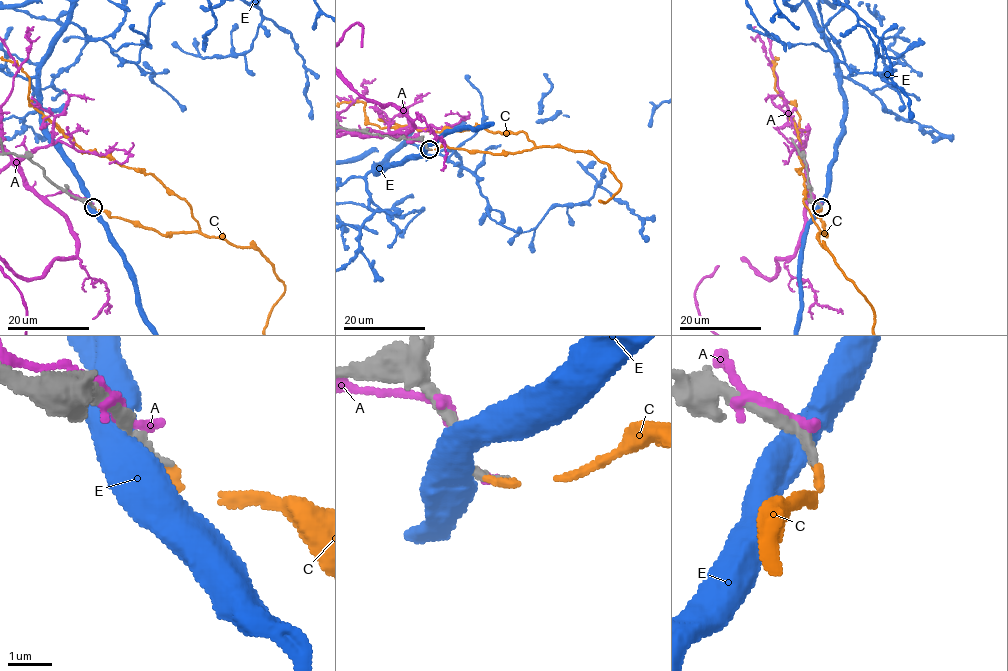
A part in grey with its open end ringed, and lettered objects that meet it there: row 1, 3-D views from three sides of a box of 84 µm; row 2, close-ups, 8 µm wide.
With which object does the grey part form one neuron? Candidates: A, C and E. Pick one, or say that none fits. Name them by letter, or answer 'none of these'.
C

